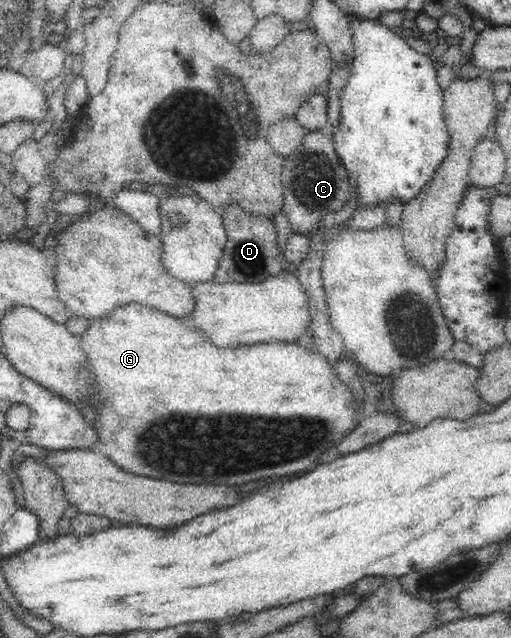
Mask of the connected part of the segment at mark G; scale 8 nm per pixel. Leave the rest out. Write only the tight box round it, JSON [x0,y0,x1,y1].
[79,303,363,485]

